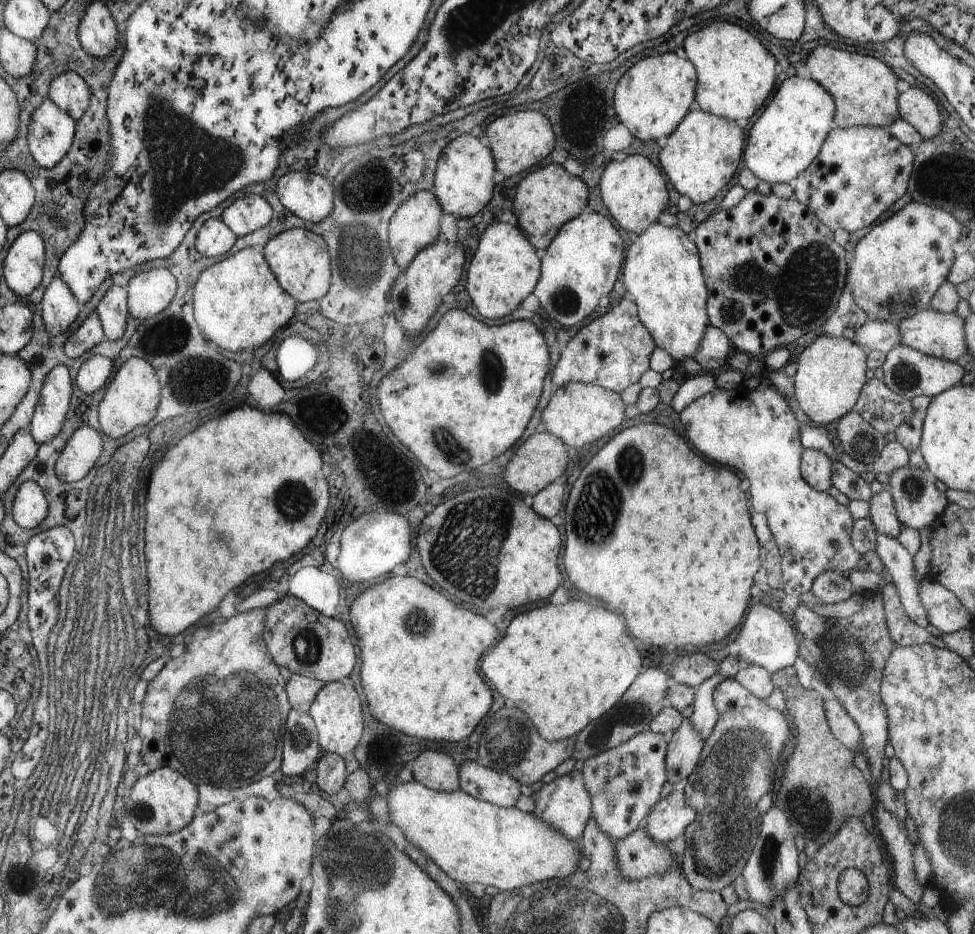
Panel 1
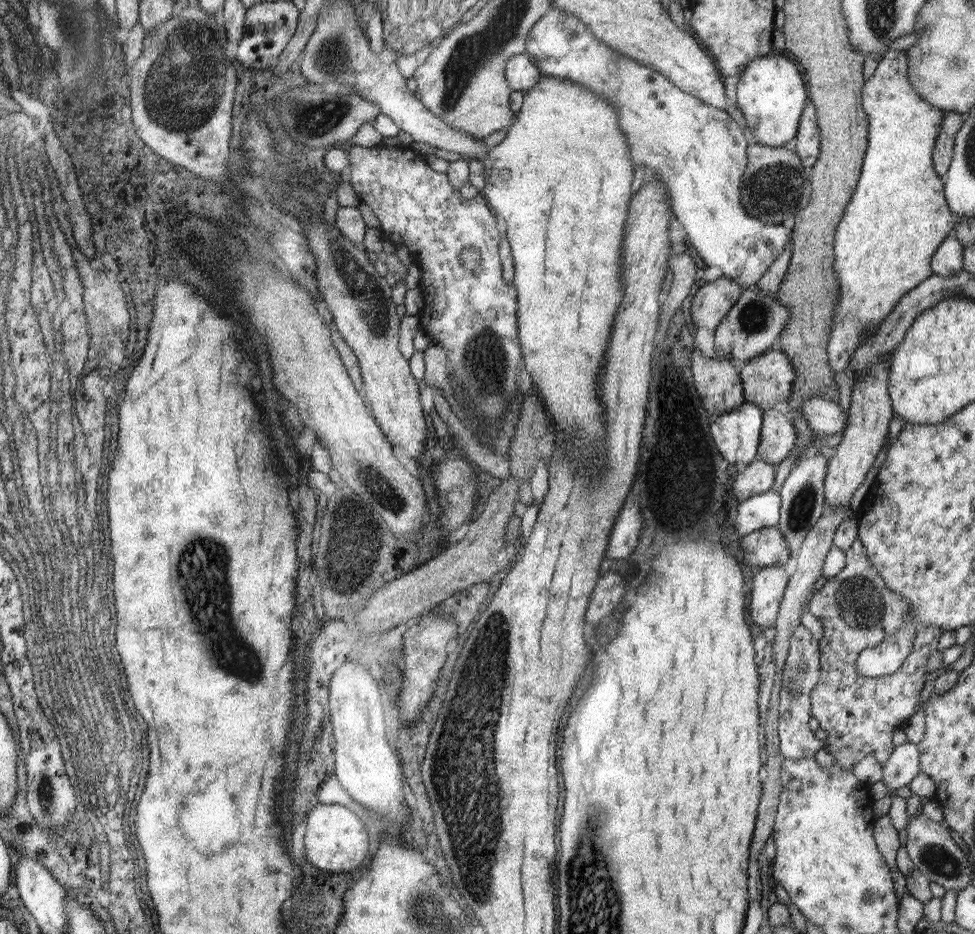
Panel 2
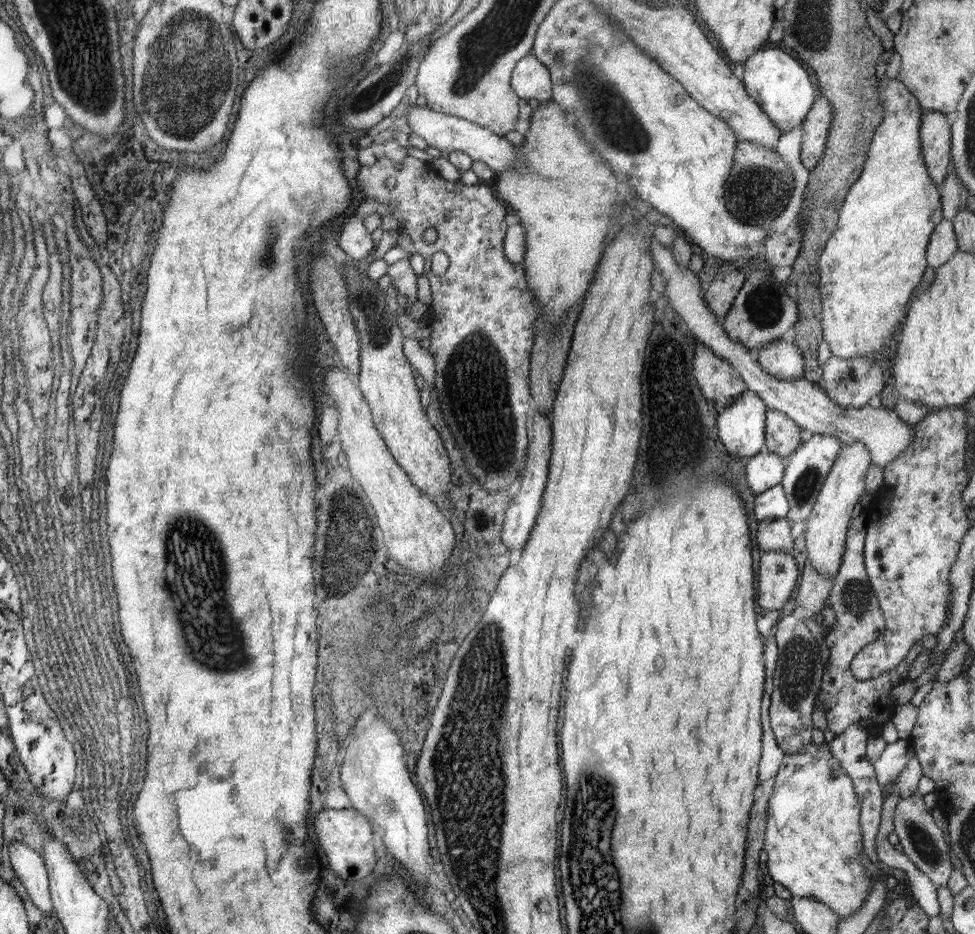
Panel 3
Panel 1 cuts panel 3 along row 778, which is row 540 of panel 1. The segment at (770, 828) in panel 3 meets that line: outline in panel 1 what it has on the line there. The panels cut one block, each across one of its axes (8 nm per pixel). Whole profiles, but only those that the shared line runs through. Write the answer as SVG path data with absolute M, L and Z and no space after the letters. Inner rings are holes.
M745 383L737 388L724 390L714 388L710 393L694 400L680 414L686 436L693 442L700 454L706 455L712 462L729 466L732 470L742 473L751 484L750 500L754 510L767 516L767 525L771 530L774 542L779 548L781 567L783 570L782 592L785 596L799 598L804 592L810 592L814 580L826 571L849 575L857 570L856 565L862 555L851 543L852 516L848 508L842 505L826 491L812 488L802 478L800 465L802 444L800 444L800 424L790 410L788 402L774 388L756 390L753 384Z

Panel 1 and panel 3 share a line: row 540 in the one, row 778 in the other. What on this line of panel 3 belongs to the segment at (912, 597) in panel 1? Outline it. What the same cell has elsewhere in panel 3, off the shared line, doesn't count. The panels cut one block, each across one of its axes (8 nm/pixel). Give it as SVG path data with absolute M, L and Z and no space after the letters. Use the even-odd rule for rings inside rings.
M898 739L887 744L880 758L873 764L881 788L887 788L891 782L897 784L902 770L908 766L914 755L915 748L908 739Z

